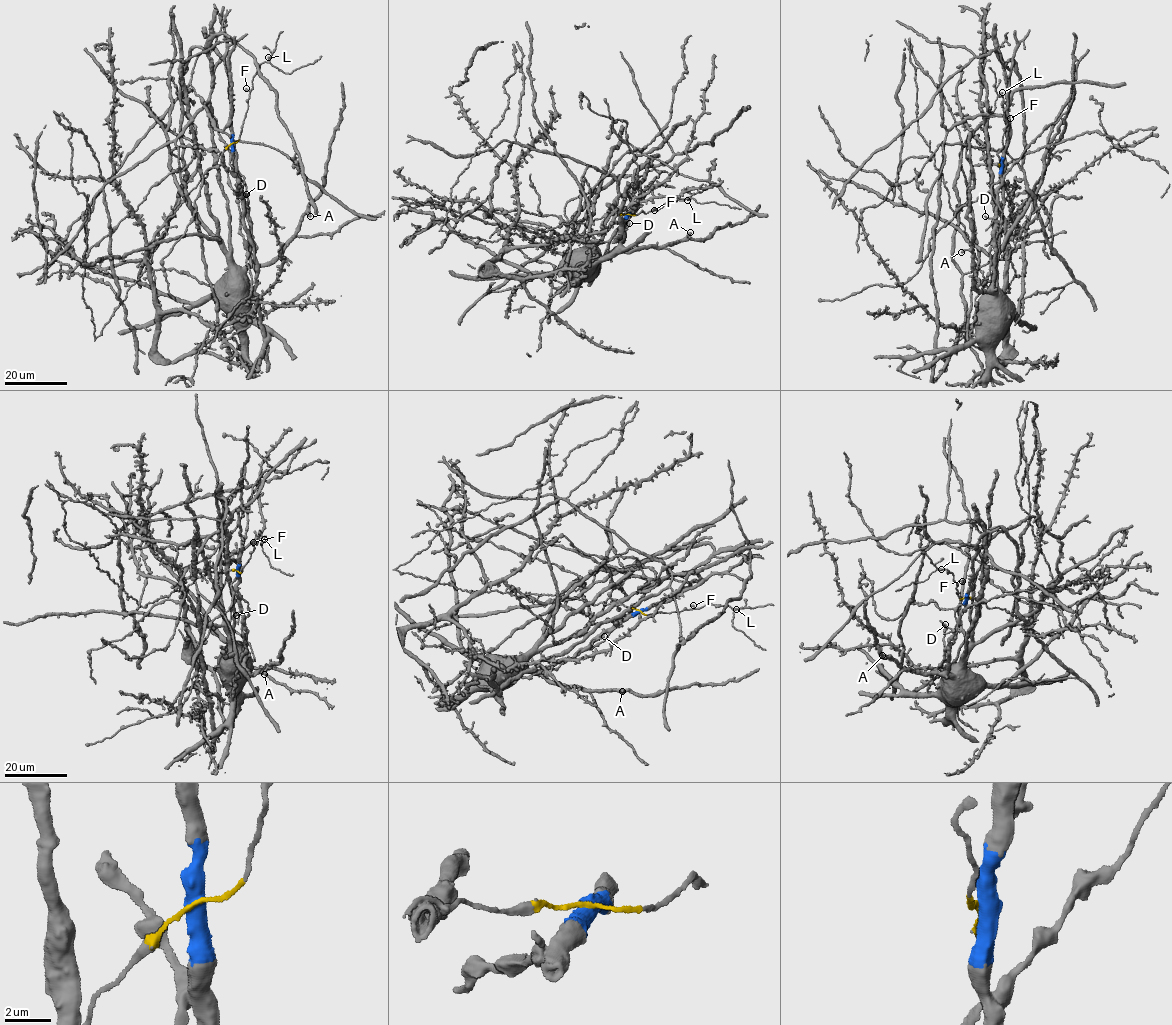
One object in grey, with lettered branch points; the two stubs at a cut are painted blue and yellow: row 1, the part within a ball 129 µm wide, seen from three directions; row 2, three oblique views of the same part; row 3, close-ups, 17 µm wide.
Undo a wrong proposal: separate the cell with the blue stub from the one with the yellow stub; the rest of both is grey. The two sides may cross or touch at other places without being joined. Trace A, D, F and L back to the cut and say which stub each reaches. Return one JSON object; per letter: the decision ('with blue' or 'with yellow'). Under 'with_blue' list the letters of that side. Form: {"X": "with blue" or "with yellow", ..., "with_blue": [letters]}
{"A": "with blue", "D": "with blue", "F": "with yellow", "L": "with yellow", "with_blue": ["A", "D"]}

